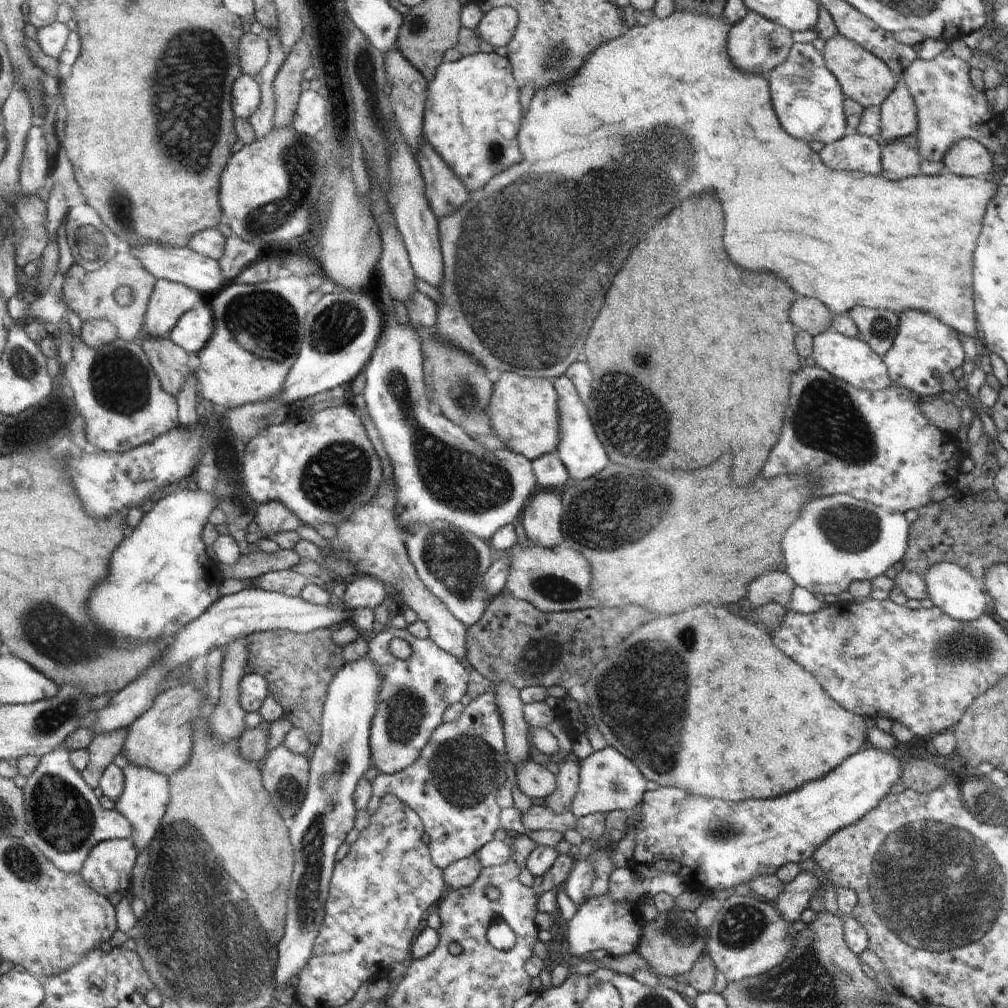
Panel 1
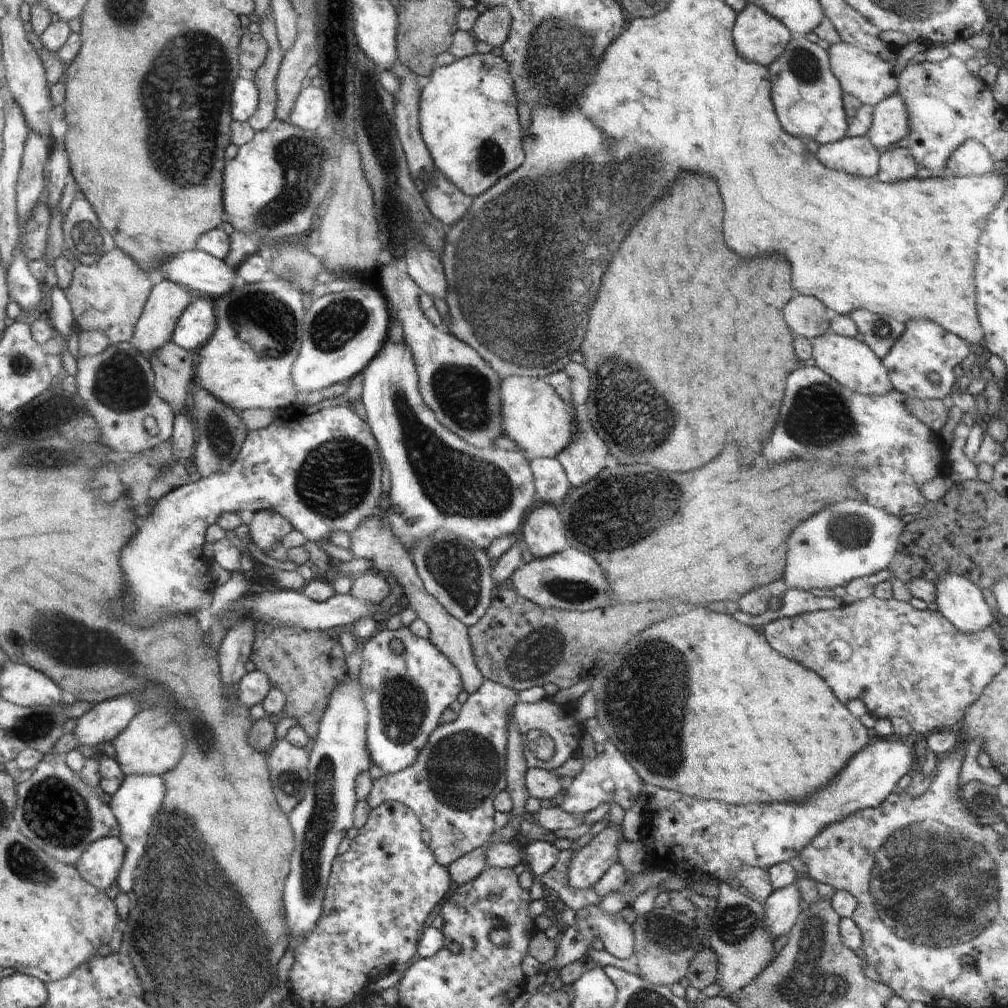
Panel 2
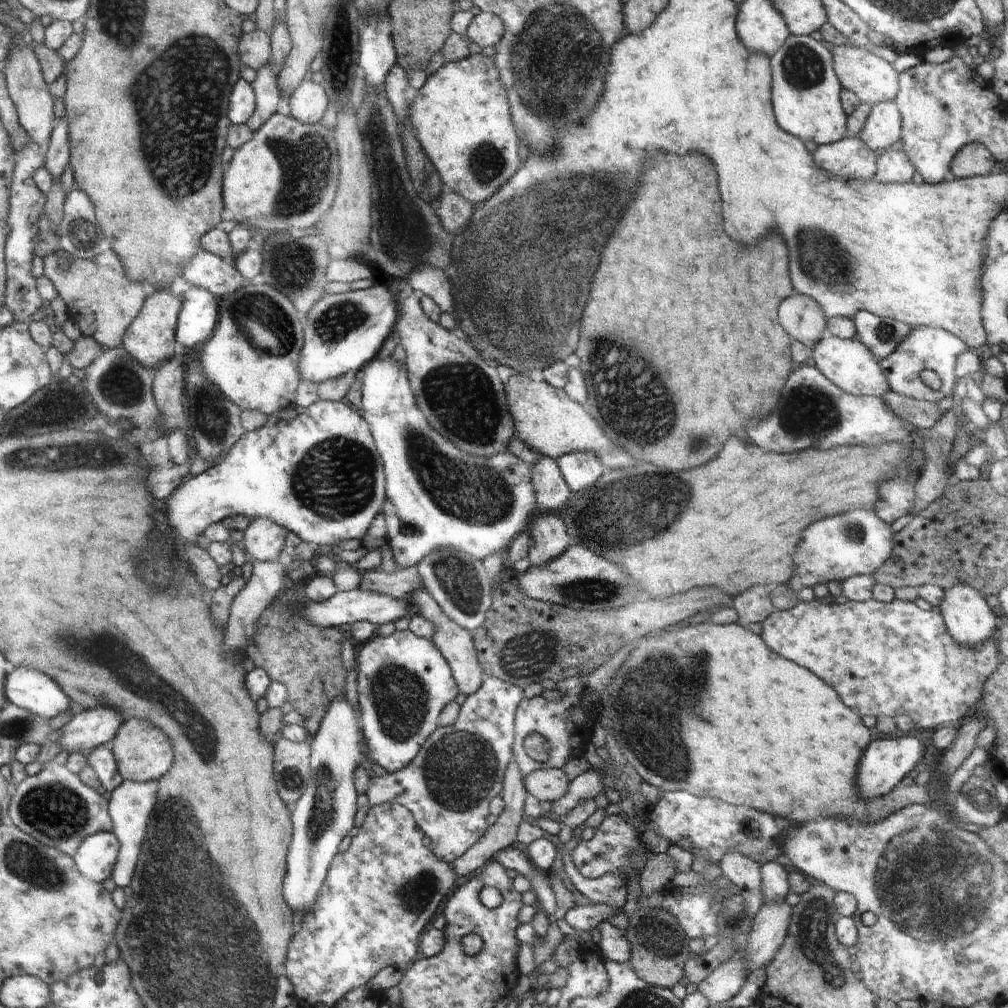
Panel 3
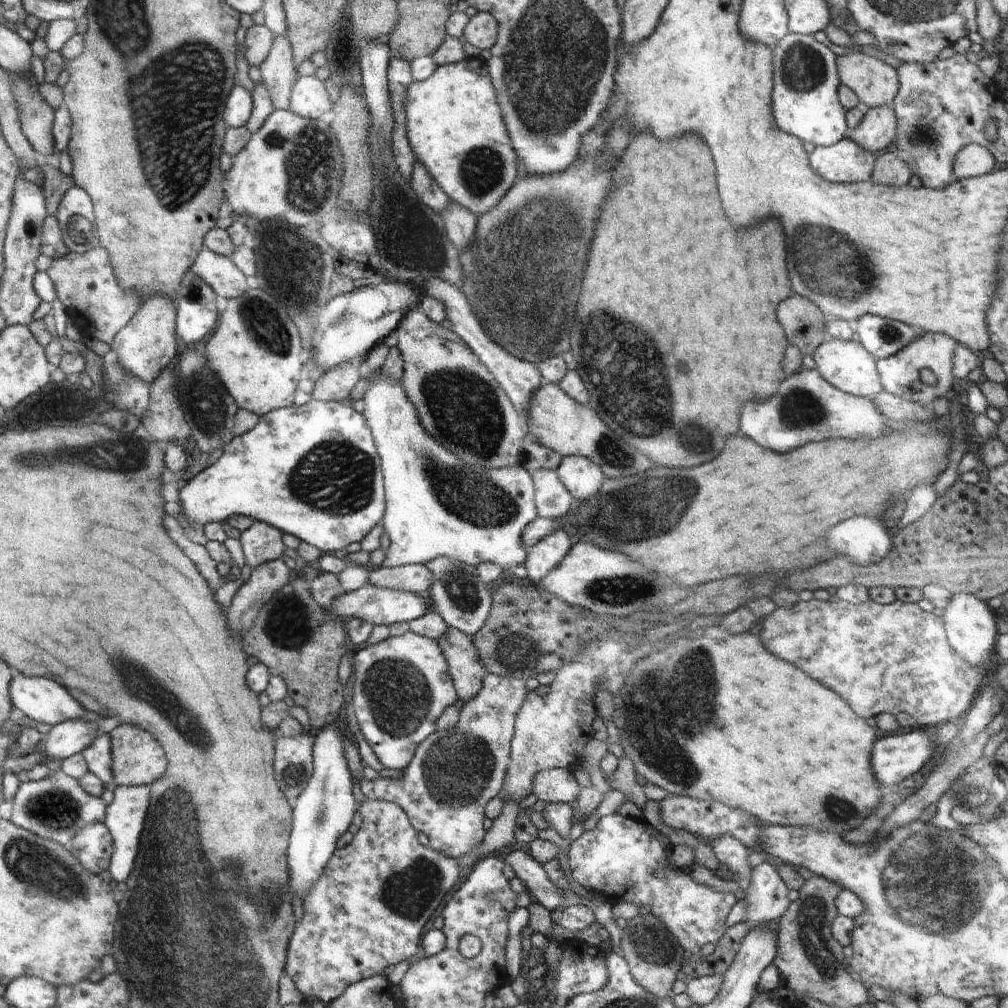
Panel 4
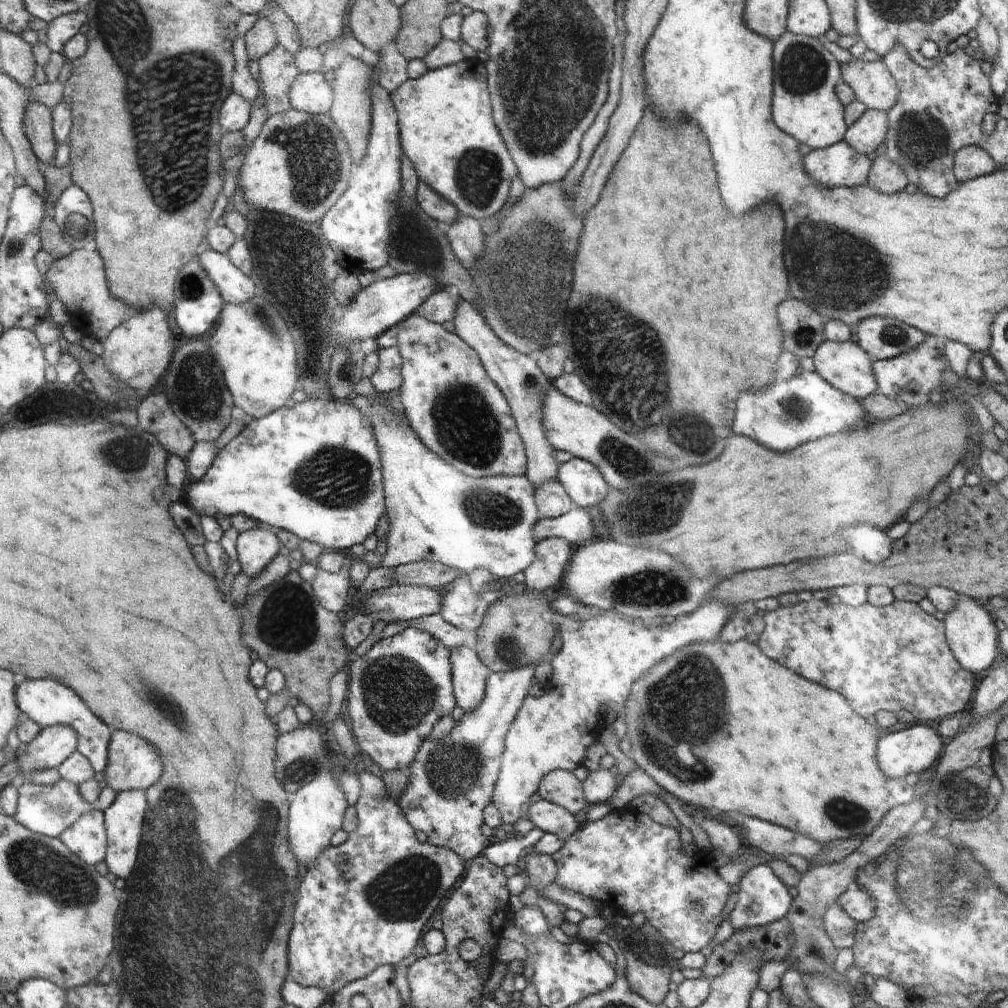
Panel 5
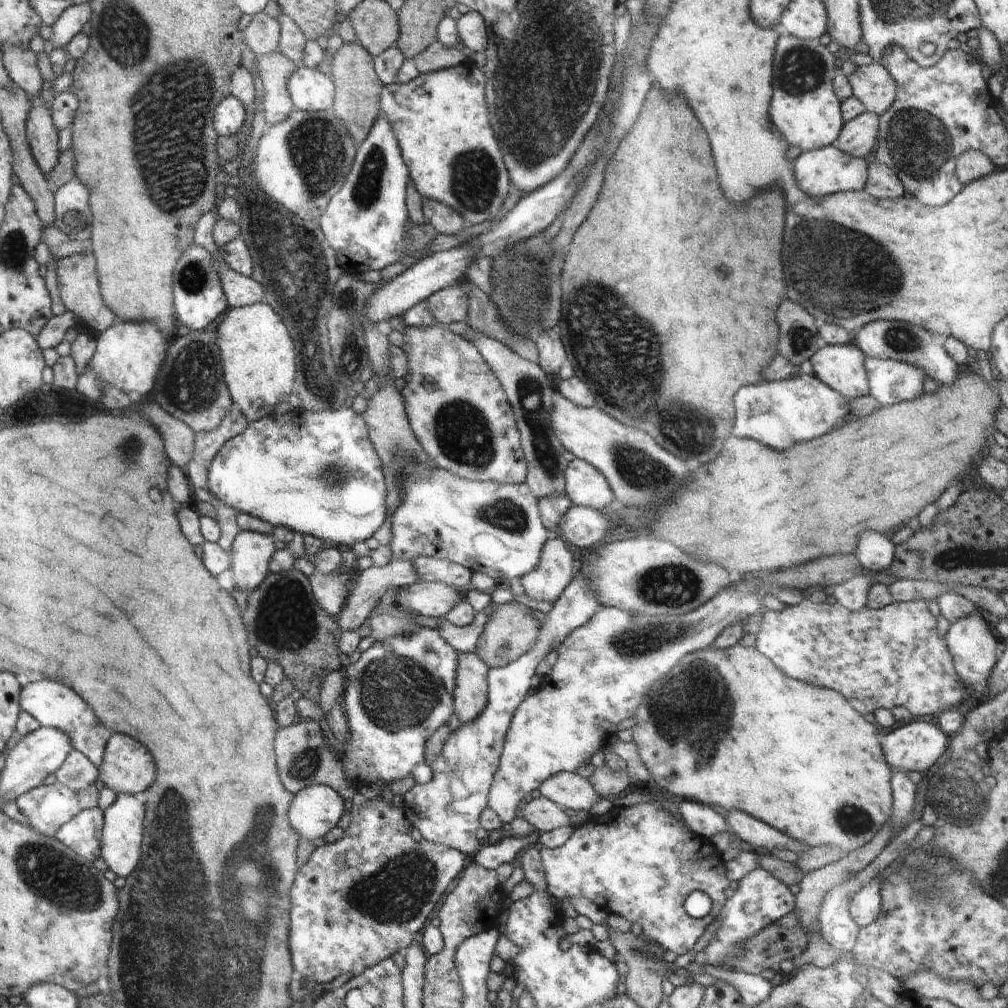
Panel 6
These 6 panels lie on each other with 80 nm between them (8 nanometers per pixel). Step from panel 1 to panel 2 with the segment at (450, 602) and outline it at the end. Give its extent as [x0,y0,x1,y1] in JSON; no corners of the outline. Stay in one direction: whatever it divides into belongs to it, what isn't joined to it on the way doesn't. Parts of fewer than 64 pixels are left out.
[411,528,496,629]

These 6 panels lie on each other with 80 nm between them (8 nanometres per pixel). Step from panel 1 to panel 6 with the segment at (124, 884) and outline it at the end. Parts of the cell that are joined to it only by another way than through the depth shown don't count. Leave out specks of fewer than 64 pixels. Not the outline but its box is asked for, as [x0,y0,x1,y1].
[55,806,104,862]

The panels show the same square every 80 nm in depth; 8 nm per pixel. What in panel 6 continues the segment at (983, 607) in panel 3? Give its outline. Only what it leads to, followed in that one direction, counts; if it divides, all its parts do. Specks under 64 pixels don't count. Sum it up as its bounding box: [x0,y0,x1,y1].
[945,611,999,694]

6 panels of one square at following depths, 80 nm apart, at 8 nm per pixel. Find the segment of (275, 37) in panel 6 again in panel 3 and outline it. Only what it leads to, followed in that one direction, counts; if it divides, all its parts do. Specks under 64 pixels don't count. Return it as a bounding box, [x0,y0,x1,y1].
[239,28,271,71]

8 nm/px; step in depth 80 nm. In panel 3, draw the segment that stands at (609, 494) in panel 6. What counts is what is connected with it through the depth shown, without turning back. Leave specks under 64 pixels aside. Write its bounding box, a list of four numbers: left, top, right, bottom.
[556,451,603,493]

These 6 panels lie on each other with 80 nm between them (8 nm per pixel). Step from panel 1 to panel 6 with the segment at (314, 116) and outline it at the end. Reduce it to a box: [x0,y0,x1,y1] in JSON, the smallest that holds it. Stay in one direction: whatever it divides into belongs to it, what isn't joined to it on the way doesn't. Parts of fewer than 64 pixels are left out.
[287,66,334,112]

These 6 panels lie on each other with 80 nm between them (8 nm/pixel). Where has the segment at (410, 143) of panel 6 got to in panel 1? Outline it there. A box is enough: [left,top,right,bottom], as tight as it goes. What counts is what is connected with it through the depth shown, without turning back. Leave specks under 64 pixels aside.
[423,53,522,192]

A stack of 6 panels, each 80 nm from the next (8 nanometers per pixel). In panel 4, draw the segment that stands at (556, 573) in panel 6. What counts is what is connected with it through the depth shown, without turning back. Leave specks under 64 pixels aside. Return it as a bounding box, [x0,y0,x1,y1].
[523,527,572,584]

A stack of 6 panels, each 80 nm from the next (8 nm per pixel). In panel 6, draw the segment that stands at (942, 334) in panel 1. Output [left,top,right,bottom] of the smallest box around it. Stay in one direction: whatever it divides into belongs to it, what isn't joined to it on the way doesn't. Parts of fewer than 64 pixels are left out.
[866,357,926,404]

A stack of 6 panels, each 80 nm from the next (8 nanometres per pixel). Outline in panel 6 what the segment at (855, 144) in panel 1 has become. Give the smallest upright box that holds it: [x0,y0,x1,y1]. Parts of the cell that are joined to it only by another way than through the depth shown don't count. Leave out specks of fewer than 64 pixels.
[792,145,868,198]

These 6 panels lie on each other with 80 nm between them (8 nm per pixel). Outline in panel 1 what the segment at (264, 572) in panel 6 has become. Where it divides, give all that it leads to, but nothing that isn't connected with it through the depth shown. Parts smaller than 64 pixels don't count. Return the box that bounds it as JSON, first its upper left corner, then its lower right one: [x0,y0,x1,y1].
[254,501,303,537]

